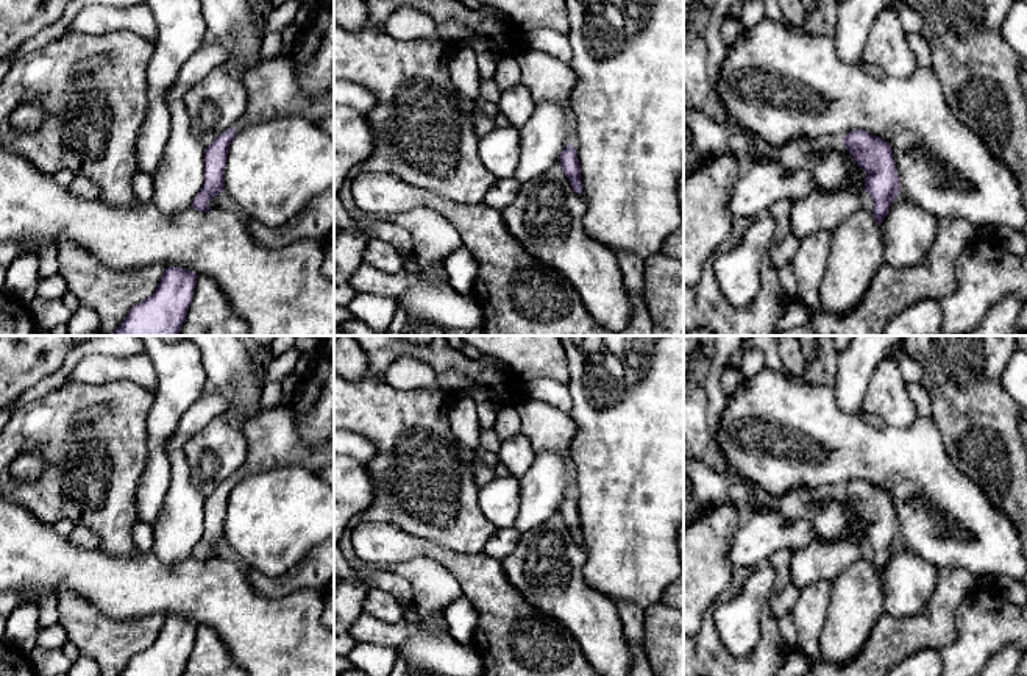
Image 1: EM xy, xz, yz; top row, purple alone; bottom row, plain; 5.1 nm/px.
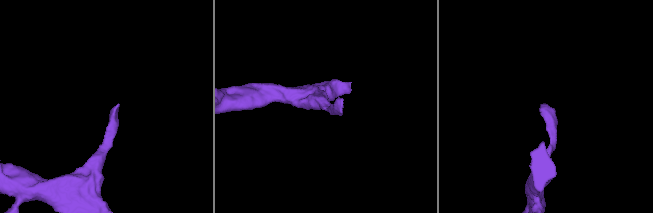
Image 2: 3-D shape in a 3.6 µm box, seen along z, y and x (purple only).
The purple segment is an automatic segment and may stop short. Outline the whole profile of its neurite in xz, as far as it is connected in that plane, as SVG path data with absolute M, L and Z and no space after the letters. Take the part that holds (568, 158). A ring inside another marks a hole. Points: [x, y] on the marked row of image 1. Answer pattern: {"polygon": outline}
{"polygon": "M571 142L560 153L559 159L560 159L563 173L571 183L571 187L574 189L576 194L581 195L582 194L581 165L579 165L577 151Z"}

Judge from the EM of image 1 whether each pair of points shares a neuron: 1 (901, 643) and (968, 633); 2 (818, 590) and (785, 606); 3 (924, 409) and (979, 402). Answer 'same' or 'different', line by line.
1: different
2: different
3: different

